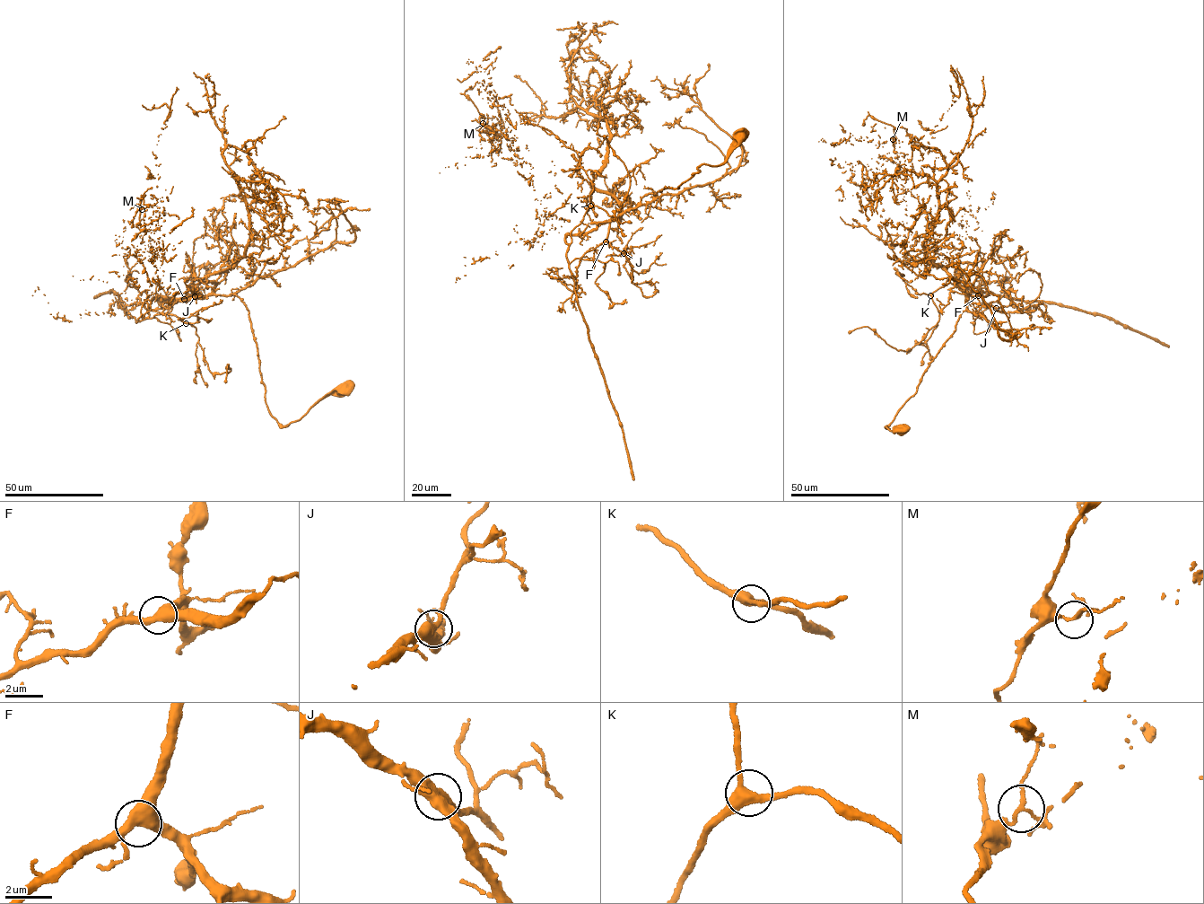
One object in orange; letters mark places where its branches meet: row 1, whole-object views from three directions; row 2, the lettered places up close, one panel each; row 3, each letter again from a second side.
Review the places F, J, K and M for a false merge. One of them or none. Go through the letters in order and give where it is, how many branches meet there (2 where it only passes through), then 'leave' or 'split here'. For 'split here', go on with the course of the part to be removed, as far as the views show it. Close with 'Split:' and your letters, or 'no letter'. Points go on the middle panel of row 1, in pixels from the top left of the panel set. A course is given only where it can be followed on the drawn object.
F: at (606, 241); 3 branches meet; leave
J: at (623, 253); 3 branches meet; leave
K: at (590, 206); 3 branches meet; leave
M: at (483, 123); 3 branches meet; split here; foreign part runs (483, 123), (479, 124), (479, 114), (464, 93), (477, 81)
Split: M

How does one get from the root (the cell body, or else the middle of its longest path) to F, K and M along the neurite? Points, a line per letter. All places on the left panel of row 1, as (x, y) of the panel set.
F: (344, 390), (333, 390), (299, 419), (283, 426), (266, 402), (256, 342), (244, 302), (232, 294), (184, 299)
K: (344, 390), (283, 426), (266, 402), (244, 302), (232, 294), (149, 305), (148, 318), (186, 323)
M: (344, 390), (282, 425), (247, 306), (213, 282), (201, 297), (159, 288), (142, 209)

